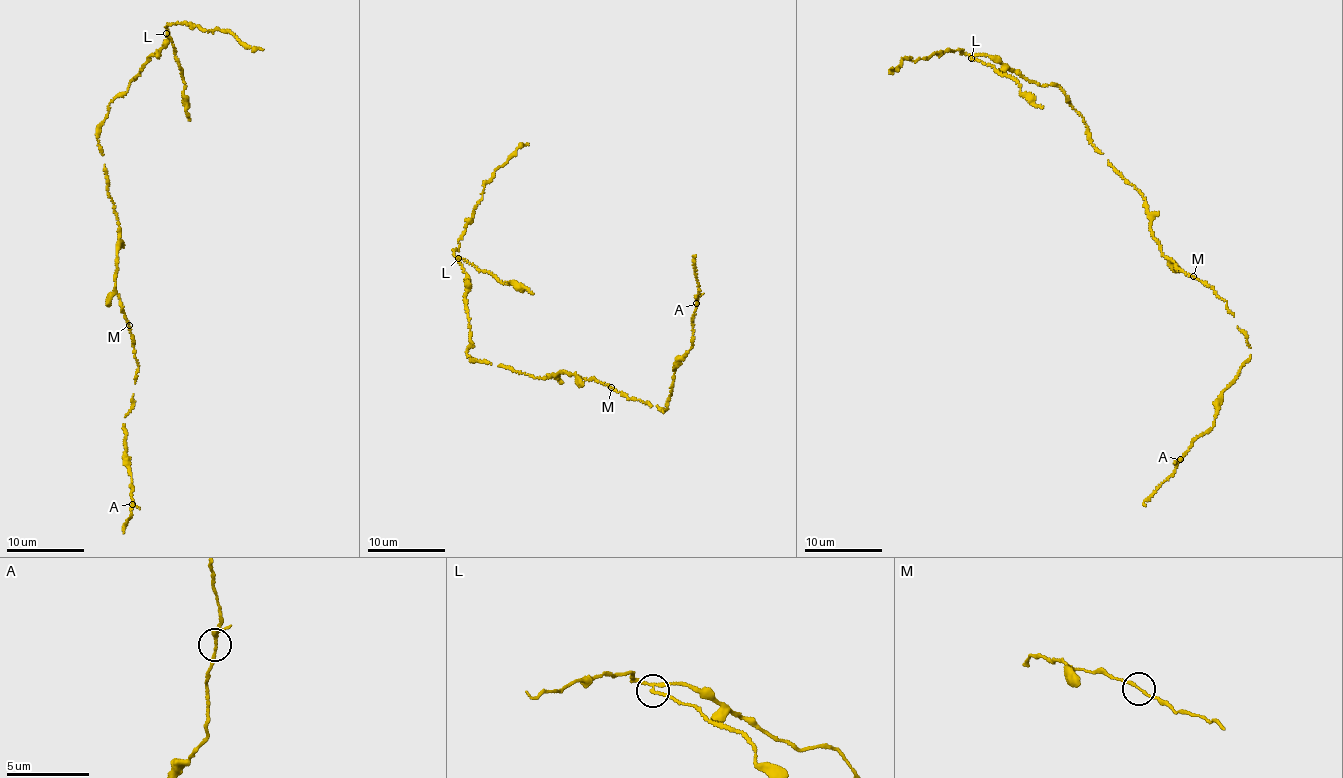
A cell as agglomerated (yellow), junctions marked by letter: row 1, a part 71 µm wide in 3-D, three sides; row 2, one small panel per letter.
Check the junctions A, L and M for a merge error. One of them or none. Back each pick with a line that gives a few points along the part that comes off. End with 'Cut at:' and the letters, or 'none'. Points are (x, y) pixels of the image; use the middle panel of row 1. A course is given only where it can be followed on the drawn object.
L: Course of the part to remove: (458, 257), (504, 282), (513, 280), (534, 293)
Cut at: L

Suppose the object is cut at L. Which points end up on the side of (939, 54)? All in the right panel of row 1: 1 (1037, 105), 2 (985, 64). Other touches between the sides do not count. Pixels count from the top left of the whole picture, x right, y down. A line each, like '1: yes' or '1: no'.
1: no
2: no

